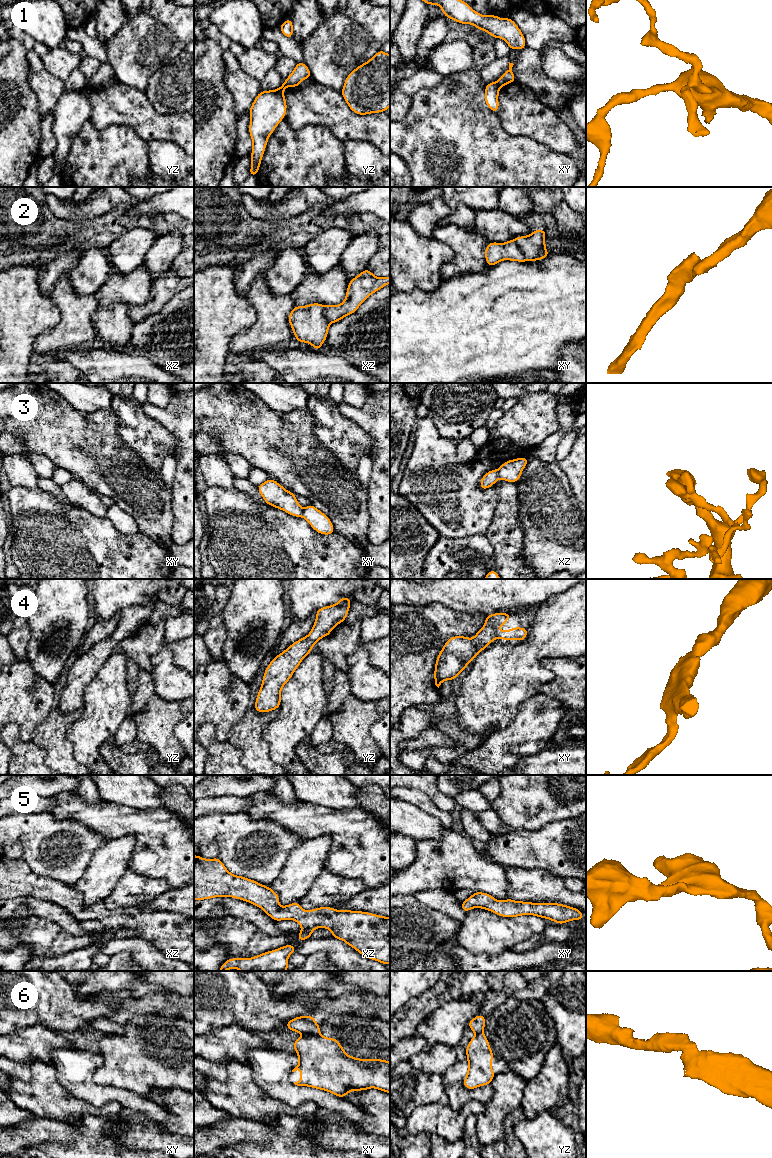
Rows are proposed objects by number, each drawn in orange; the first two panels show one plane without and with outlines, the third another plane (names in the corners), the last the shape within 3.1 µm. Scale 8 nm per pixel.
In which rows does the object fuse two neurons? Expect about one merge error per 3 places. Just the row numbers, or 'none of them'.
1, 2, 3, 6

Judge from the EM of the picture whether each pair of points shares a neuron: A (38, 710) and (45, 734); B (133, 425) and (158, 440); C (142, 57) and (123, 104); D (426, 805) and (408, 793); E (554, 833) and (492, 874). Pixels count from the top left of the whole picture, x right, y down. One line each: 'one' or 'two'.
A: two
B: one
C: two
D: one
E: two

